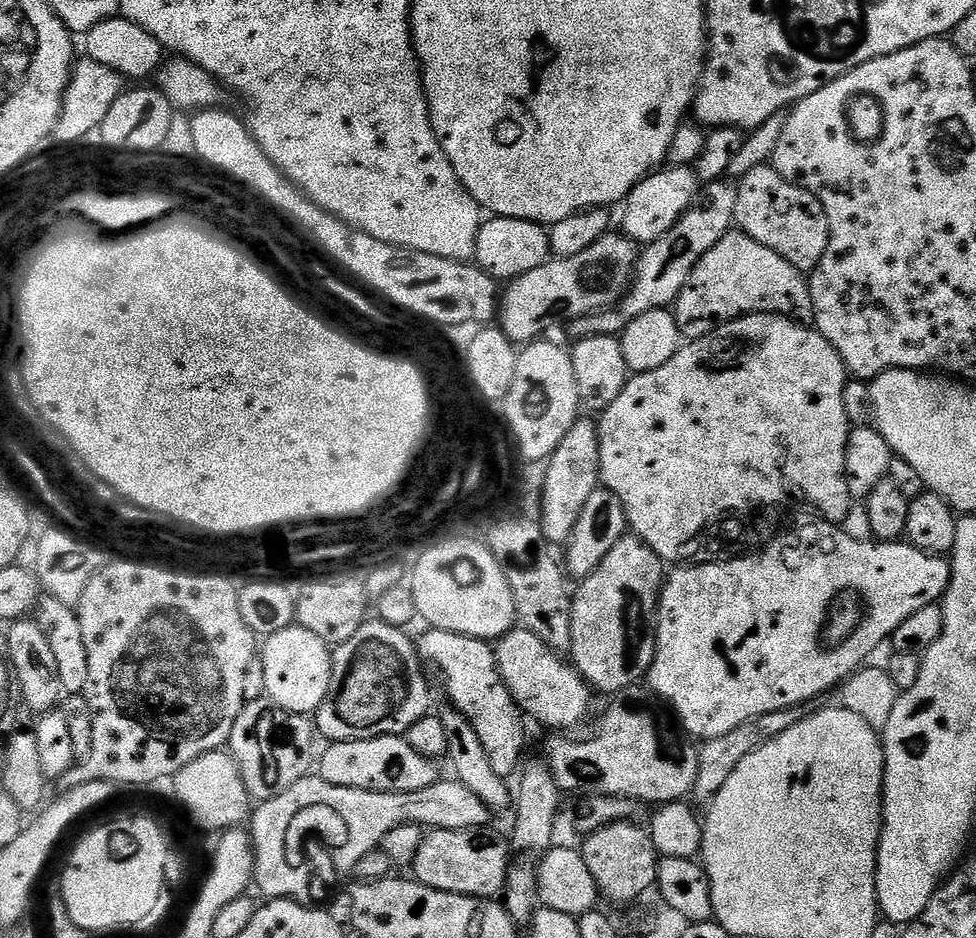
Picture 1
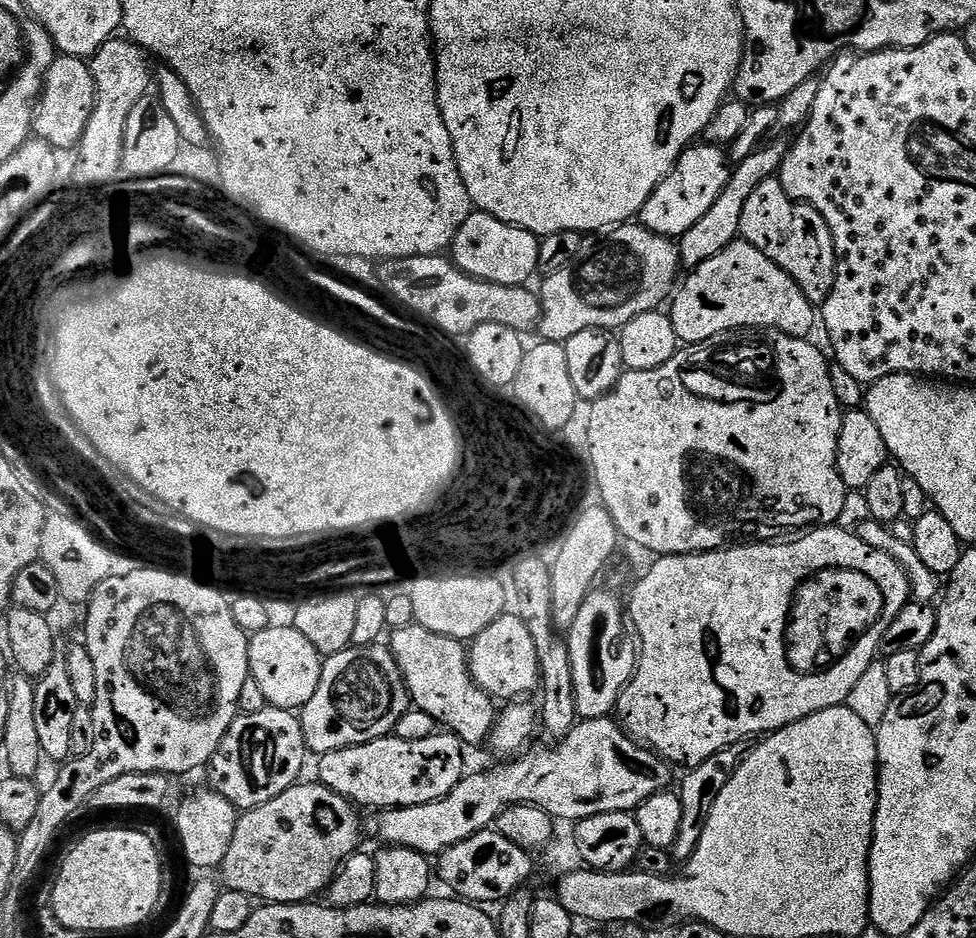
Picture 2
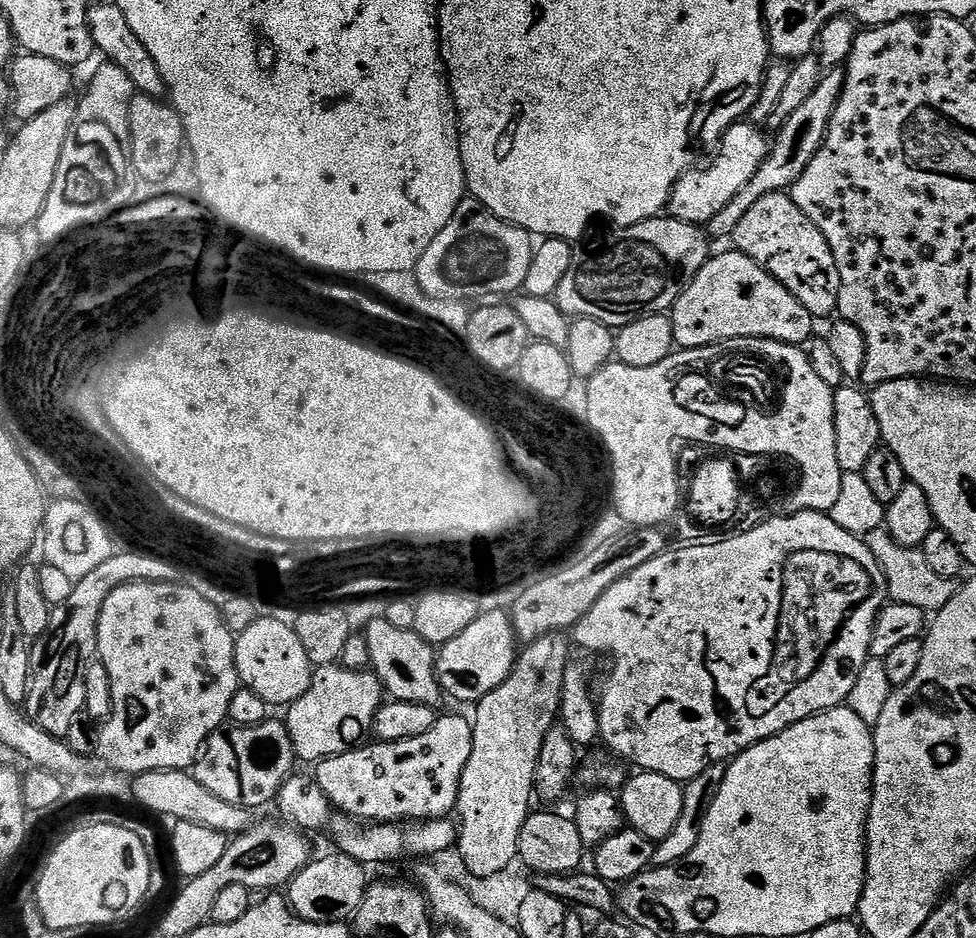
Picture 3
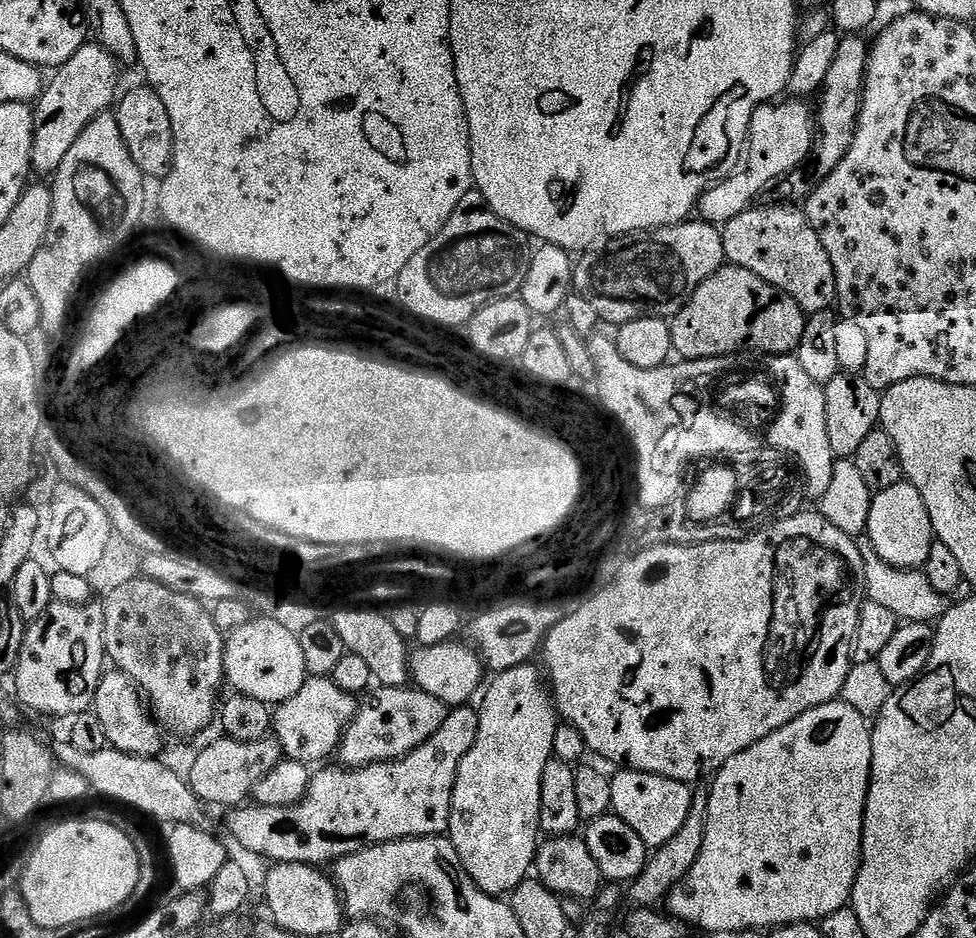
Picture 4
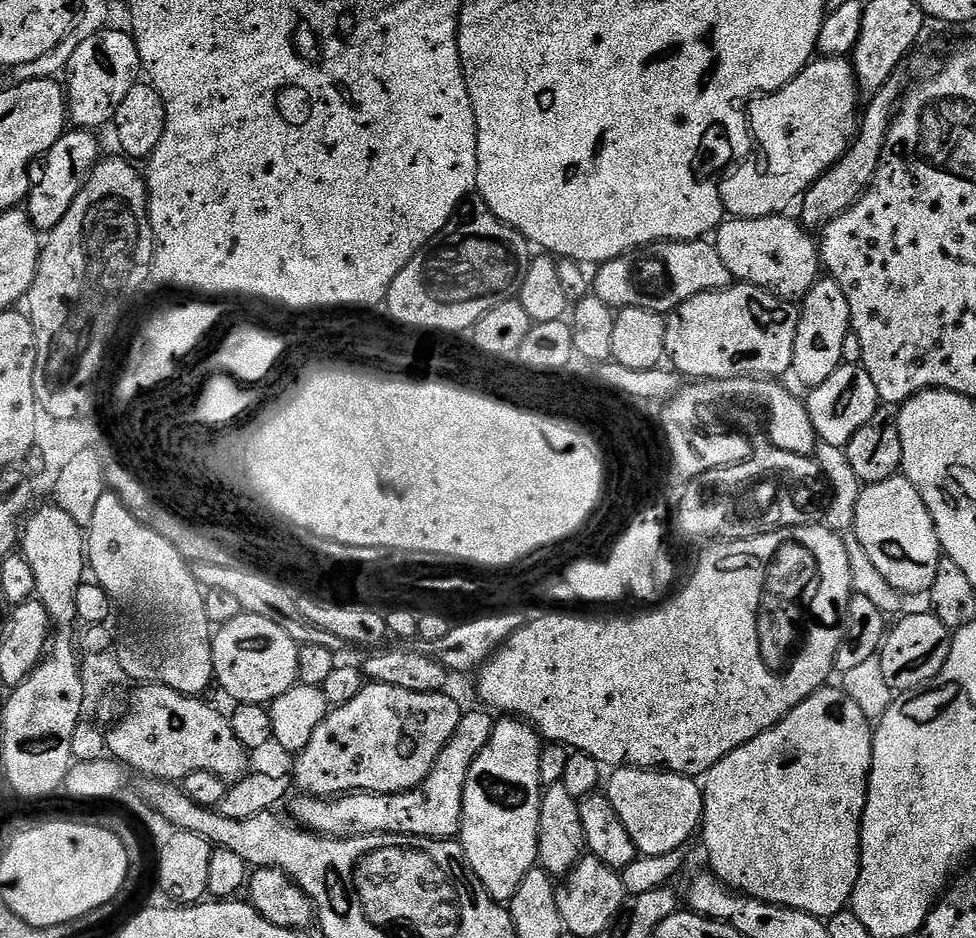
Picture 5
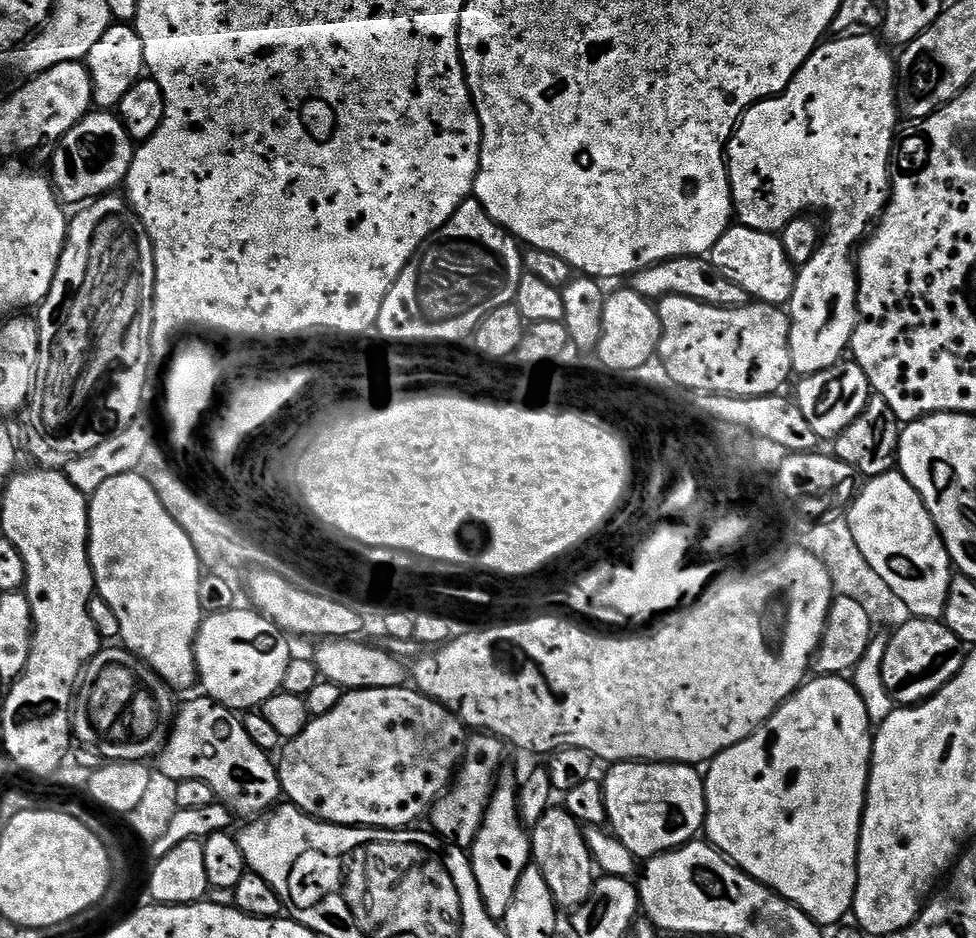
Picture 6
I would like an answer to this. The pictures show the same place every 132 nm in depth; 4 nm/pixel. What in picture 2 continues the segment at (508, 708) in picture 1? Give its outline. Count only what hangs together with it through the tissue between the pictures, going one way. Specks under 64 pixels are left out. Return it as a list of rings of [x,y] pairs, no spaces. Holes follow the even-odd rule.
[[[413,622],[410,626],[402,626],[391,633],[390,647],[392,656],[398,662],[400,673],[404,675],[404,681],[408,687],[408,695],[411,703],[421,708],[430,718],[434,718],[437,725],[443,726],[452,735],[457,736],[465,745],[480,744],[489,739],[493,728],[496,727],[498,715],[497,705],[493,697],[480,689],[474,682],[472,672],[468,669],[468,653],[465,641],[455,640],[442,634],[434,634],[426,630],[426,626]]]

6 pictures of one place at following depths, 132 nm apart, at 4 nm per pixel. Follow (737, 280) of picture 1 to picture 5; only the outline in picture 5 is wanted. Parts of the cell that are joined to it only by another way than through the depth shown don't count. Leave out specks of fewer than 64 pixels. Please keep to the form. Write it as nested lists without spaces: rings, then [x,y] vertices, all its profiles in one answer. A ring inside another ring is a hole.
[[[734,282],[717,292],[698,294],[667,313],[664,321],[666,356],[675,371],[684,378],[693,376],[691,379],[696,382],[729,380],[739,376],[780,378],[783,372],[787,373],[791,369],[799,321],[800,309],[793,301],[783,300],[781,296],[775,296],[753,284]]]

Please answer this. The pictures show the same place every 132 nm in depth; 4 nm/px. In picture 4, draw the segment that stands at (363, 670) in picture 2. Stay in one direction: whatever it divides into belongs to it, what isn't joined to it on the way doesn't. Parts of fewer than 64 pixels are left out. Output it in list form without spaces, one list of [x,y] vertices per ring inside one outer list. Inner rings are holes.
[[[314,676],[305,680],[302,690],[298,690],[294,698],[275,705],[272,732],[287,759],[316,766],[324,762],[319,760],[326,759],[331,752],[333,755],[339,749],[340,740],[356,715],[357,707],[354,697],[349,692],[343,692],[331,678]]]

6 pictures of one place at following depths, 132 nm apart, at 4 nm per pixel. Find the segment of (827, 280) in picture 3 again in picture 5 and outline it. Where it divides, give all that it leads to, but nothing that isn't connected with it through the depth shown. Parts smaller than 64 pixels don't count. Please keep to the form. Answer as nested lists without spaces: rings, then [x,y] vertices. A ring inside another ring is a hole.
[[[781,214],[753,220],[725,219],[714,233],[714,243],[733,281],[753,284],[781,296],[783,300],[803,301],[822,276],[822,261],[813,233],[799,219]]]

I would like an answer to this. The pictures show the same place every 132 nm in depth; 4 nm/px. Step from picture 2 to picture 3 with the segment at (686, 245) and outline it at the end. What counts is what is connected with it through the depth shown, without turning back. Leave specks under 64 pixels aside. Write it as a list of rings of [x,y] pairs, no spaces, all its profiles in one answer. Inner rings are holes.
[[[843,67],[825,71],[814,89],[814,94],[810,94],[806,103],[794,114],[790,114],[790,118],[786,118],[784,125],[775,133],[776,140],[774,136],[769,154],[758,168],[758,174],[754,174],[754,178],[750,178],[750,182],[746,182],[746,186],[738,190],[738,195],[721,212],[714,214],[714,218],[706,226],[709,237],[731,237],[732,232],[738,230],[738,222],[742,222],[742,218],[749,212],[750,206],[758,202],[758,198],[791,189],[792,184],[802,178],[806,166],[814,162],[814,156],[824,145],[836,103],[844,89],[844,71]]]

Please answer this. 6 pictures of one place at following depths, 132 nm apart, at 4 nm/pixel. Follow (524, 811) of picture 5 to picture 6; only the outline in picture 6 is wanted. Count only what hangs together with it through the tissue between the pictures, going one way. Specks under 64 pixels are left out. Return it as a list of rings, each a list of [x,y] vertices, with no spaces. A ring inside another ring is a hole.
[[[507,774],[497,779],[492,790],[492,800],[484,811],[484,821],[470,849],[474,878],[478,882],[482,902],[497,922],[503,921],[506,910],[510,910],[518,878],[522,878],[522,870],[533,863],[530,832],[518,814],[517,791],[517,781],[512,781]]]

